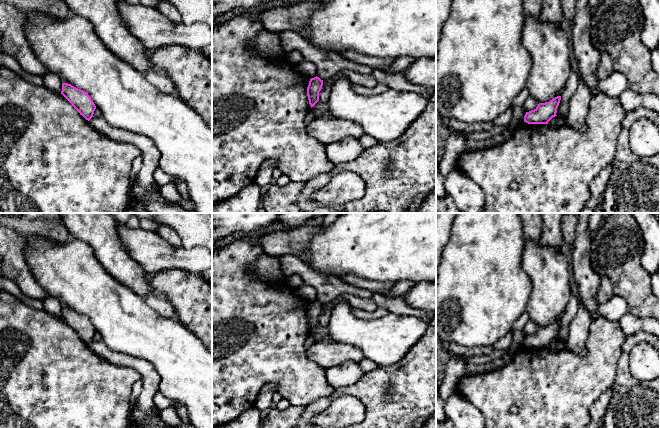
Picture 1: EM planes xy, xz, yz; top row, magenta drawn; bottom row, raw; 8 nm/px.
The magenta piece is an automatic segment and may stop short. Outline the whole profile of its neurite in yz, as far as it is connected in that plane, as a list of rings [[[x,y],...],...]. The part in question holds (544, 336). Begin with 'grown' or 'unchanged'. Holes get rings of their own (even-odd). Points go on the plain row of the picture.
unchanged; [[[557,320],[549,326],[539,327],[538,330],[524,340],[524,346],[528,348],[548,348],[556,339],[561,320]]]

